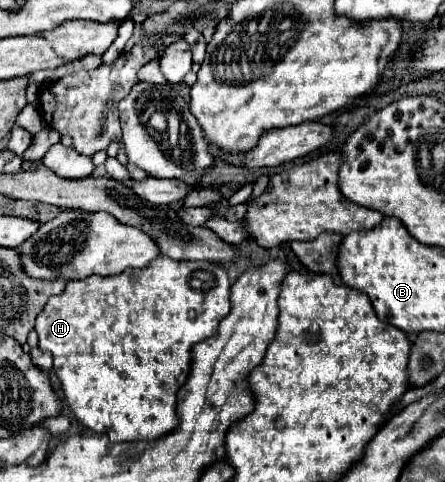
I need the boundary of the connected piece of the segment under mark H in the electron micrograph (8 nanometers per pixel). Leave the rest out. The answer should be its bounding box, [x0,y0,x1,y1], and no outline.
[34,256,230,442]

